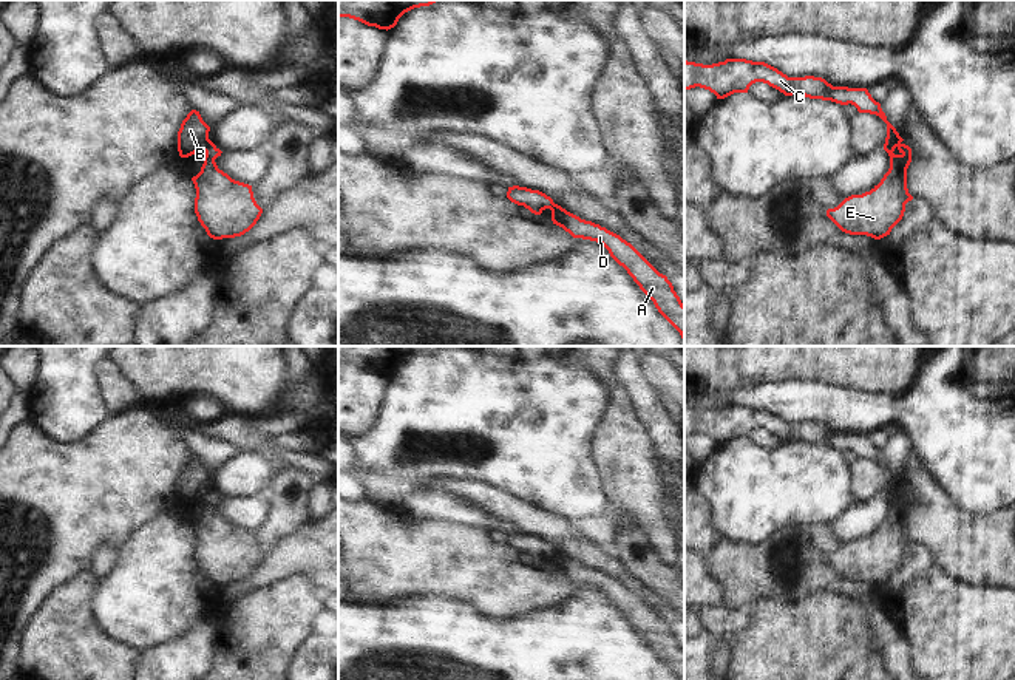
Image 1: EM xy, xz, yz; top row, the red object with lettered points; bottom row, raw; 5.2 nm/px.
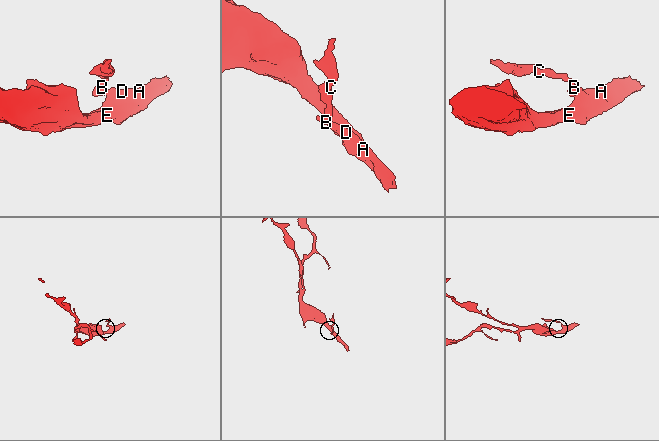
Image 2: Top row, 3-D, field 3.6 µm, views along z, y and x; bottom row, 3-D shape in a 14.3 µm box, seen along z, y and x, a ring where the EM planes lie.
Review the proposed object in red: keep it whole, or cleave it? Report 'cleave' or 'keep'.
cleave

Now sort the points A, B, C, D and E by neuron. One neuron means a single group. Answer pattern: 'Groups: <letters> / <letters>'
Groups: A D E / B C.

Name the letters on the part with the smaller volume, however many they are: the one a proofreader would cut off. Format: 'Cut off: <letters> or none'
Cut off: B, C

